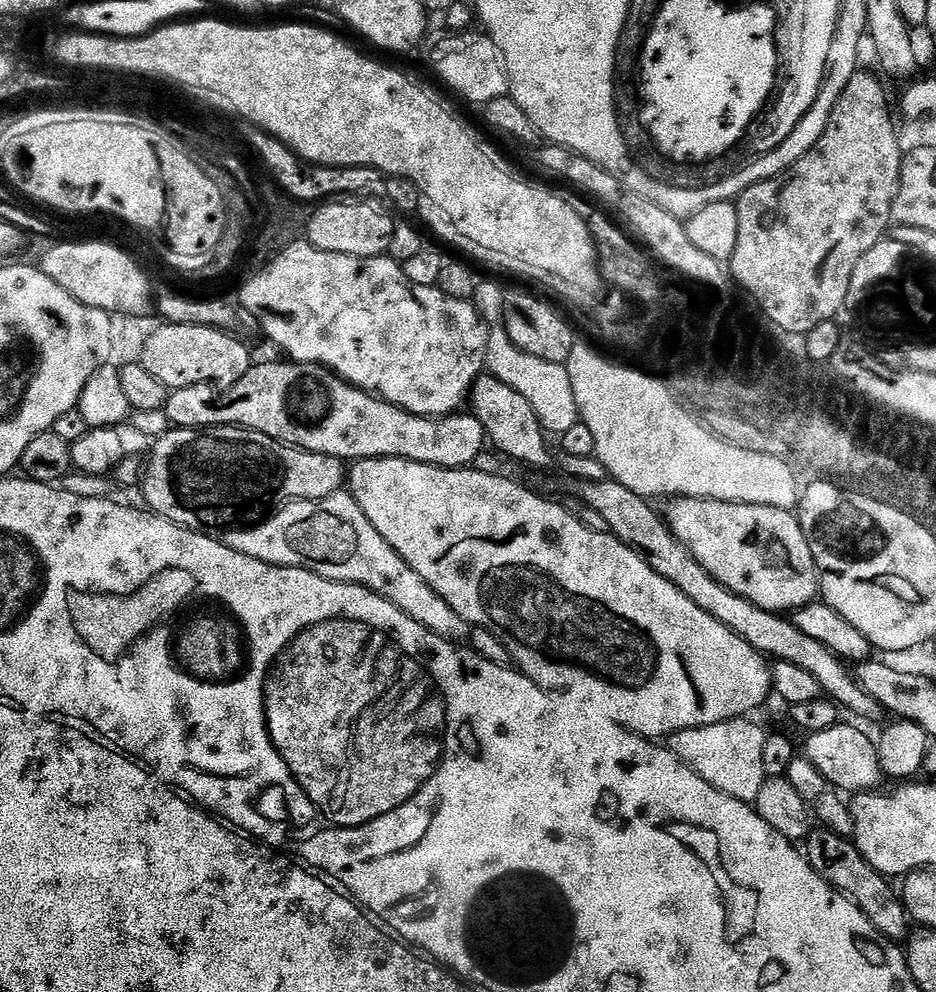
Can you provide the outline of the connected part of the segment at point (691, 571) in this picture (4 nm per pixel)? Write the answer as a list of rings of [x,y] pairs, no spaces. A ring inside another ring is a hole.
[[[611,478],[586,481],[579,487],[579,499],[605,520],[608,531],[617,536],[626,547],[633,548],[646,562],[646,566],[650,566],[650,570],[662,574],[666,582],[682,590],[682,594],[686,594],[686,598],[690,598],[694,606],[706,610],[710,618],[722,622],[722,626],[738,634],[738,638],[745,640],[761,656],[773,661],[790,662],[802,670],[810,670],[810,674],[818,682],[821,693],[835,701],[841,709],[849,708],[856,716],[872,716],[878,712],[874,698],[870,698],[870,694],[866,694],[866,690],[860,688],[860,684],[849,671],[844,672],[846,666],[839,656],[826,646],[822,646],[822,642],[814,642],[814,638],[802,634],[802,630],[798,630],[798,626],[791,619],[762,610],[762,606],[754,606],[754,602],[734,594],[729,588],[719,584],[692,557],[688,547],[672,533],[661,513],[659,516],[648,505],[651,503],[645,497],[634,494],[634,490],[626,490],[626,486]]]

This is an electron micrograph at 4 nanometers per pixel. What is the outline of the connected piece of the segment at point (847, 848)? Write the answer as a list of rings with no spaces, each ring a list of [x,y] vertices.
[[[820,828],[809,833],[806,845],[804,853],[811,868],[837,892],[852,899],[883,939],[900,942],[900,939],[903,941],[909,935],[910,917],[904,908],[903,899],[897,893],[894,894],[889,885],[891,883],[885,877],[870,867],[853,841]]]

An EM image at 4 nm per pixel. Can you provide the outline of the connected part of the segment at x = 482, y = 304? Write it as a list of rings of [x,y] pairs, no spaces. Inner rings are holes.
[[[481,279],[476,286],[474,303],[478,314],[488,325],[488,358],[486,368],[491,375],[498,377],[506,386],[511,386],[530,402],[534,414],[538,414],[538,422],[548,434],[559,434],[570,430],[570,426],[580,423],[578,402],[574,402],[574,386],[570,386],[570,374],[567,367],[554,362],[546,362],[542,358],[534,358],[534,354],[526,354],[510,342],[510,334],[504,325],[504,292],[492,280]]]

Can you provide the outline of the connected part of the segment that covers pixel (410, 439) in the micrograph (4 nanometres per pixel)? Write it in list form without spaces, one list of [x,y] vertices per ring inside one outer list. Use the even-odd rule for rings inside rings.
[[[257,363],[249,368],[248,373],[241,380],[217,392],[214,391],[212,384],[177,388],[165,402],[162,416],[169,420],[169,425],[177,428],[215,428],[217,426],[252,428],[255,432],[261,432],[270,438],[282,441],[283,444],[292,444],[295,448],[318,454],[336,456],[345,462],[395,458],[413,460],[435,468],[466,468],[475,465],[478,454],[485,451],[484,427],[474,415],[453,414],[443,418],[416,416],[398,406],[387,404],[385,400],[372,395],[371,392],[363,392],[361,388],[355,388],[353,384],[340,379],[335,372],[330,372],[318,364],[283,363]]]

